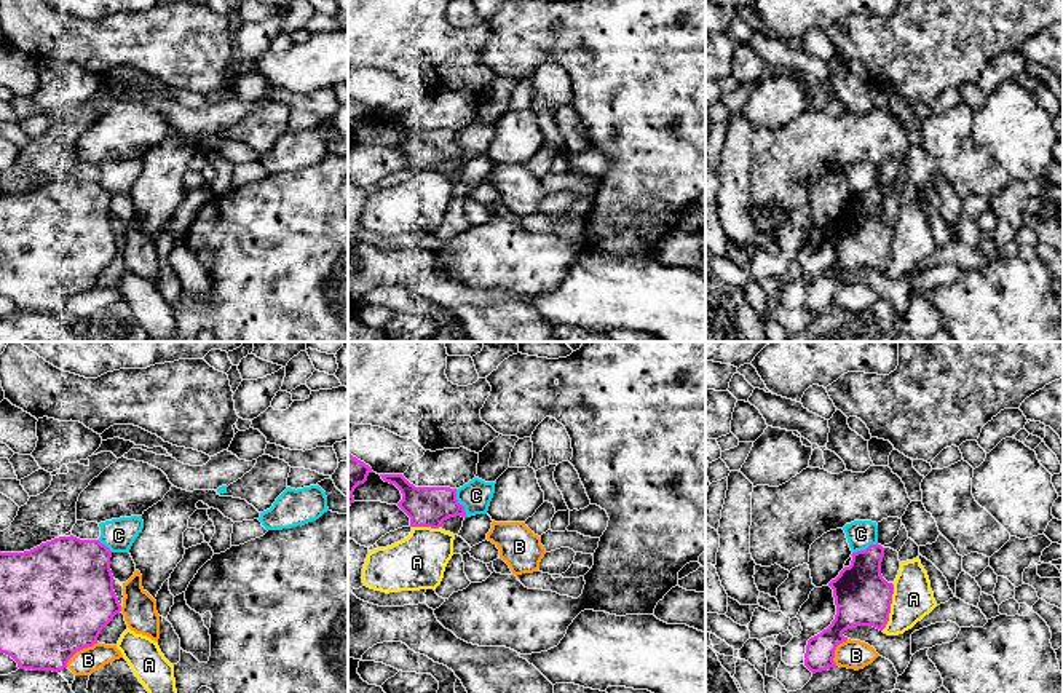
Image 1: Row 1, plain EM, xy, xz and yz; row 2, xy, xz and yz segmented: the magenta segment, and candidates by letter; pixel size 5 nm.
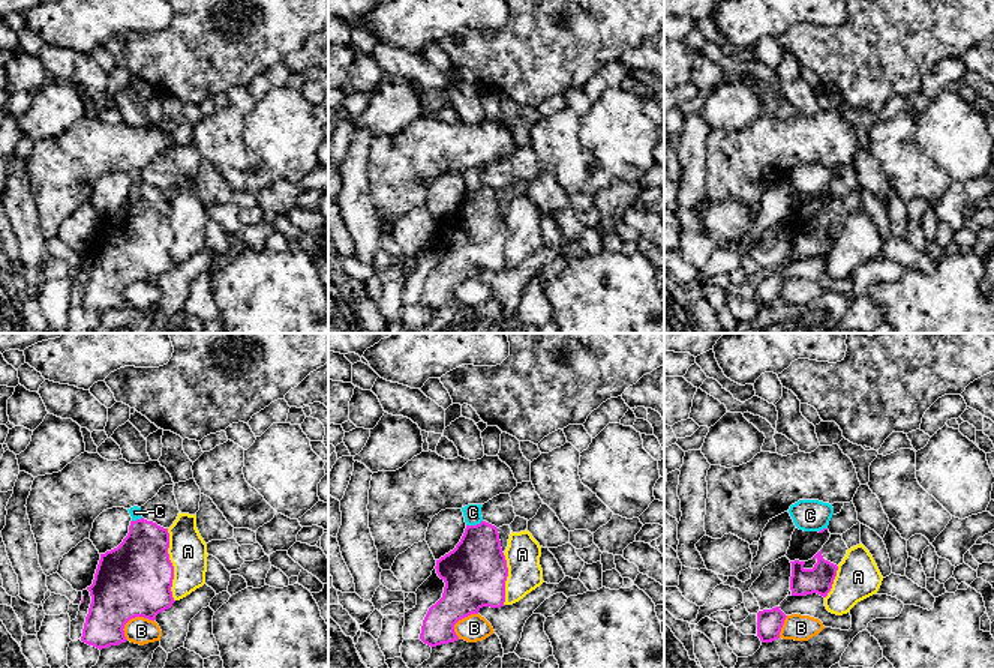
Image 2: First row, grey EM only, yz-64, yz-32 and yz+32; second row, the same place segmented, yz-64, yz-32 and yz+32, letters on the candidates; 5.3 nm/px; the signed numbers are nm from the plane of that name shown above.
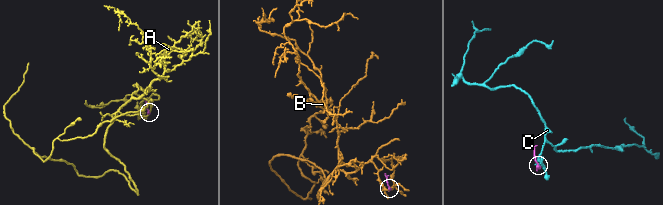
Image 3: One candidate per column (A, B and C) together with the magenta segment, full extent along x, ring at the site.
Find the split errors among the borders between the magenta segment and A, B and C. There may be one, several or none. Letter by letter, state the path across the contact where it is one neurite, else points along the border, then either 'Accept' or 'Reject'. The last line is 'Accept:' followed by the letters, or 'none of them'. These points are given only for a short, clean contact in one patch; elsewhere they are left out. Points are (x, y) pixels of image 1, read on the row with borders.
A: Reject
B: Reject
C: Boundary: xz (455, 489), (455, 498), (463, 506), (466, 516). Reject
Accept: none of them

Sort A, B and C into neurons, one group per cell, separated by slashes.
A / B / C

